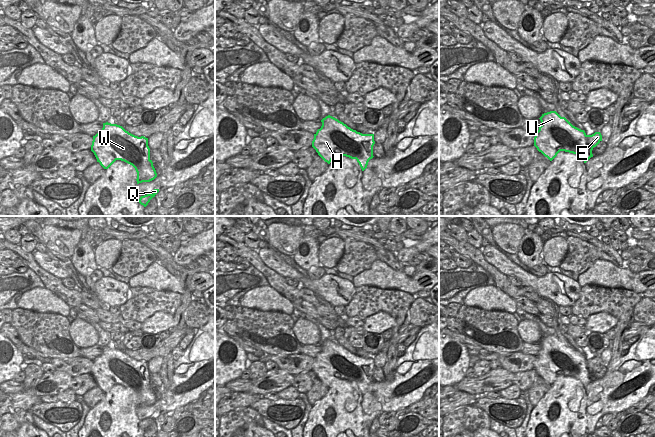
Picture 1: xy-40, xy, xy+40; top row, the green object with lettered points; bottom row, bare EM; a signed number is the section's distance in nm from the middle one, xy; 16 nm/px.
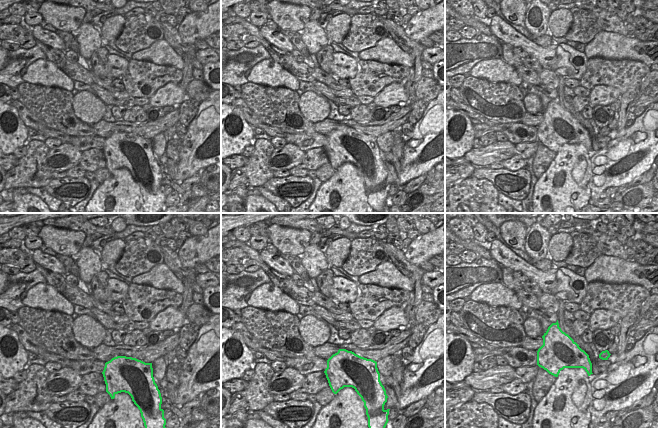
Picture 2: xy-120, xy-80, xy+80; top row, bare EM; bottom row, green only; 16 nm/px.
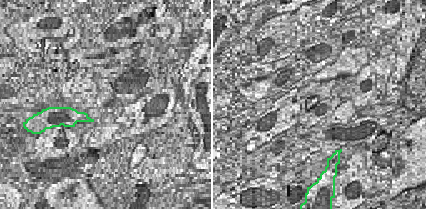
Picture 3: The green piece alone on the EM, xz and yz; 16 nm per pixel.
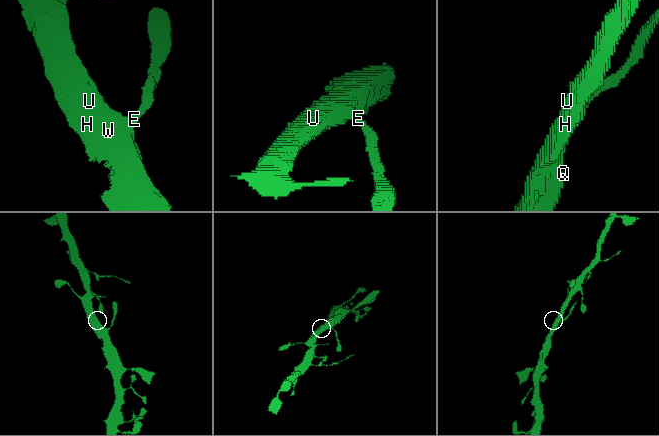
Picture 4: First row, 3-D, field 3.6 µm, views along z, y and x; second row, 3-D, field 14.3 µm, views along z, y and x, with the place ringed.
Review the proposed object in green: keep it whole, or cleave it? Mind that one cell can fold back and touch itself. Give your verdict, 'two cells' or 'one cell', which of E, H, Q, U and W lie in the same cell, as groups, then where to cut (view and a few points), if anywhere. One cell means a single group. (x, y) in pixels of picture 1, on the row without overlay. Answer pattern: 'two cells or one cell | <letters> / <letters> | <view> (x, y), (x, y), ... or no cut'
one cell | E H Q U W | no cut

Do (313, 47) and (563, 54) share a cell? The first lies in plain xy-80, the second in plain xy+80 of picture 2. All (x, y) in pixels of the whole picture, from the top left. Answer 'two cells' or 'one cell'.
two cells

